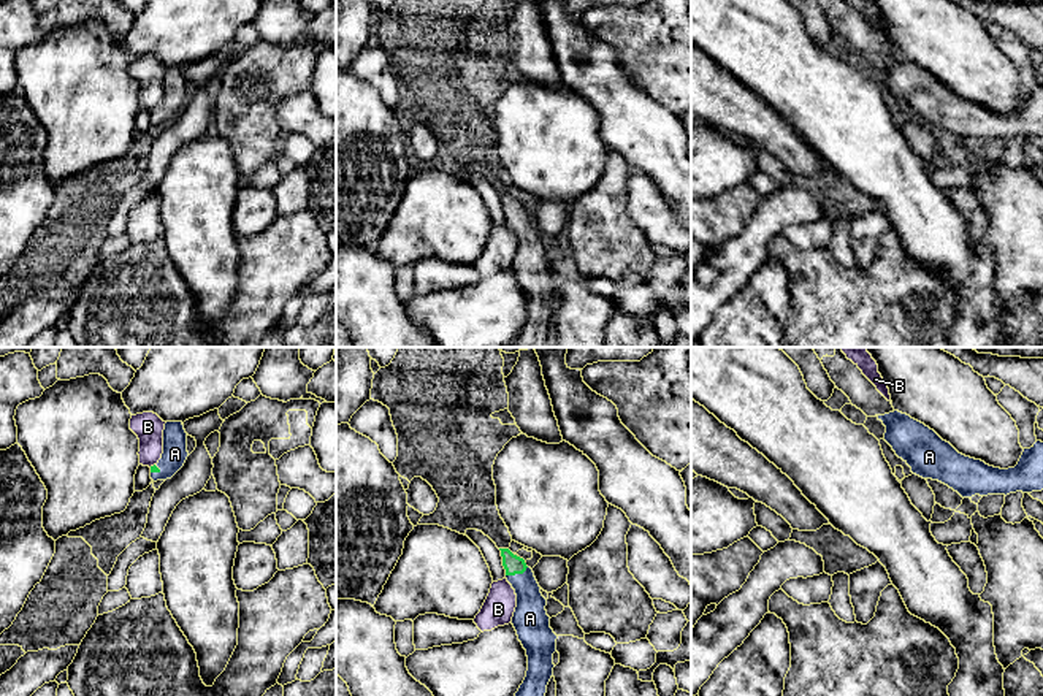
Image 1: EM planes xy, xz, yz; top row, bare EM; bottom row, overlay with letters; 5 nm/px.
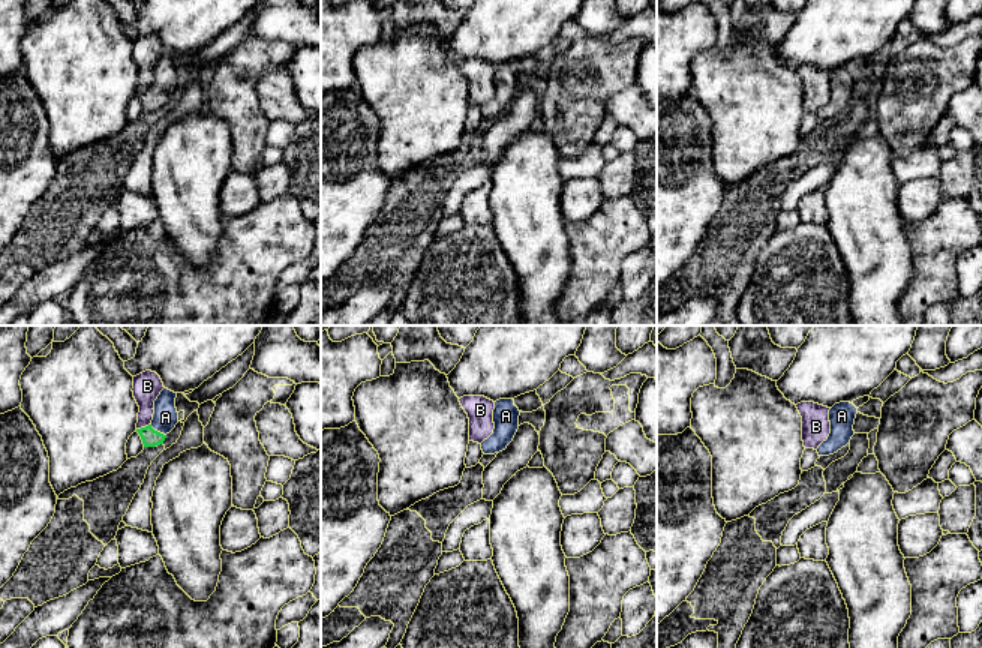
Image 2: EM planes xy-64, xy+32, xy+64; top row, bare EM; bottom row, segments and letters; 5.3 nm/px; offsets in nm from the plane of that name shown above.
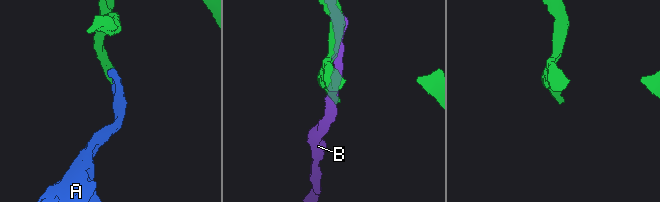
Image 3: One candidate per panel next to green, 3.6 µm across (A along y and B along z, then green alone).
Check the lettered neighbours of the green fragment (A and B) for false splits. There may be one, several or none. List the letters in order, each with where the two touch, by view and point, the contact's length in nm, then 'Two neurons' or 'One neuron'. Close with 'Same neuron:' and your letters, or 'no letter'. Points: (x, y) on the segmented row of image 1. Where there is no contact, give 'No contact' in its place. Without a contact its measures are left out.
A: Touches green at xz (517, 573). Shared border 120 nm. One neuron
B: Touches green at xy (151, 466). Shared border 40 nm. Two neurons
Same neuron: A

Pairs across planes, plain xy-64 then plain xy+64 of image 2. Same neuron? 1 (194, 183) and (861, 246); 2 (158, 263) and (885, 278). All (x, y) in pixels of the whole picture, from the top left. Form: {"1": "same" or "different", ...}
{"1": "same", "2": "different"}

